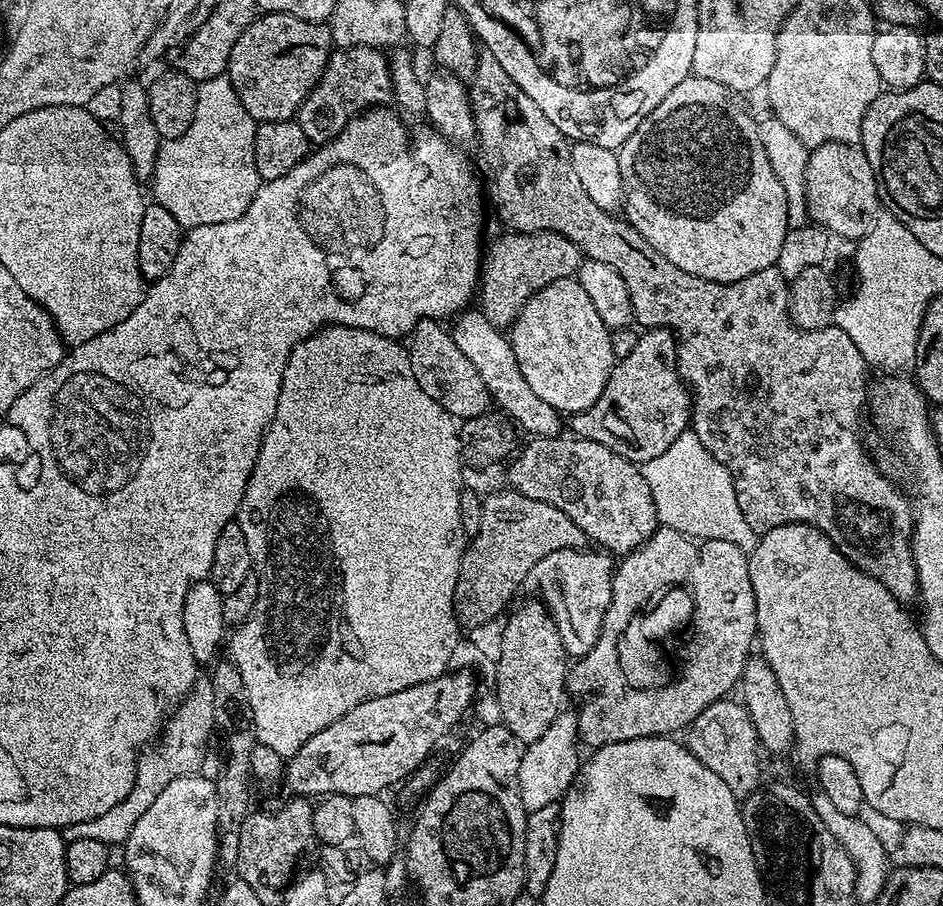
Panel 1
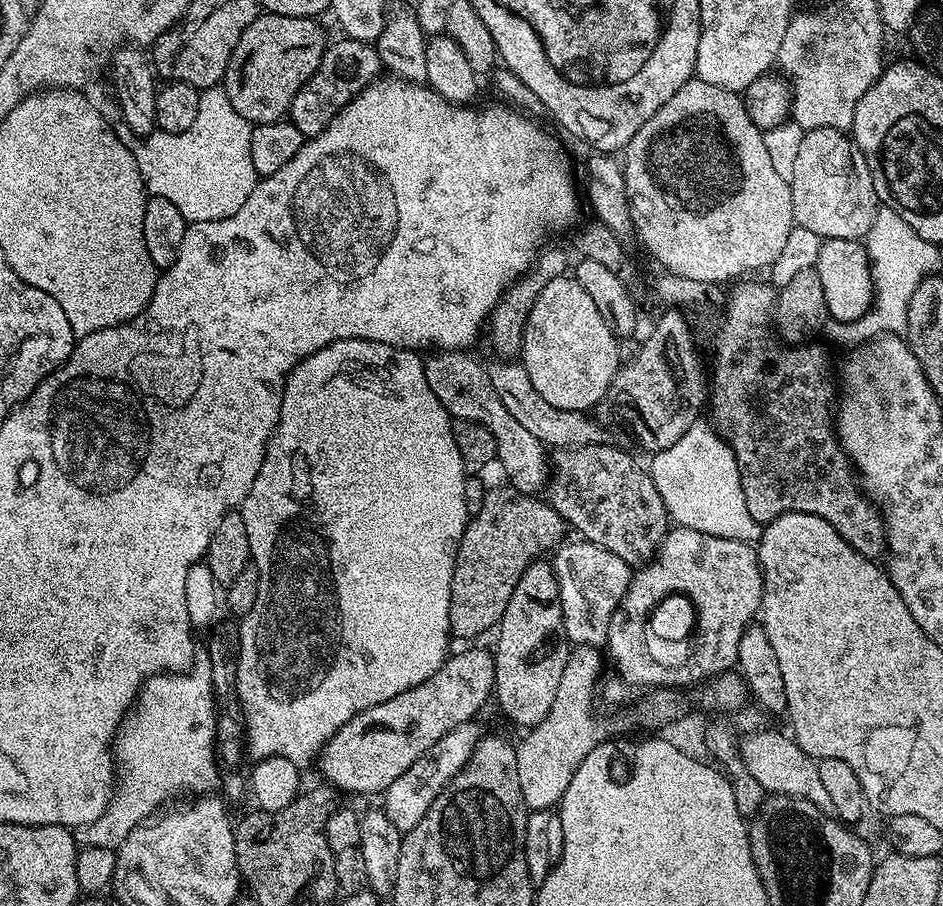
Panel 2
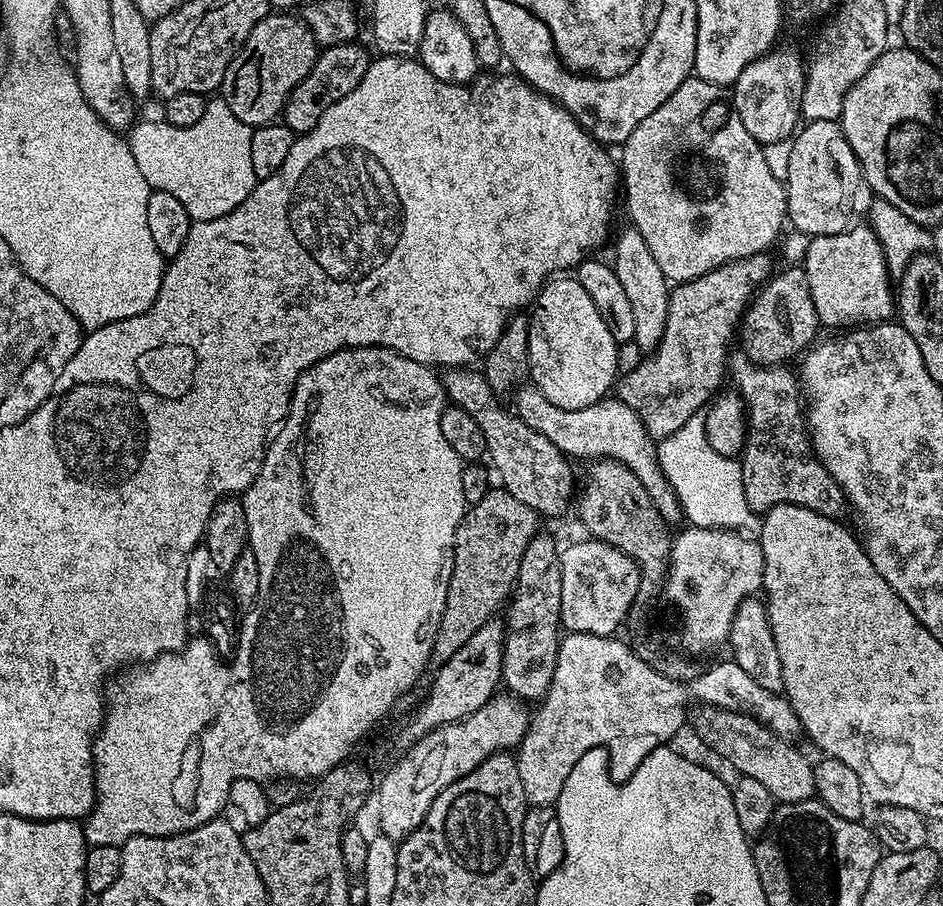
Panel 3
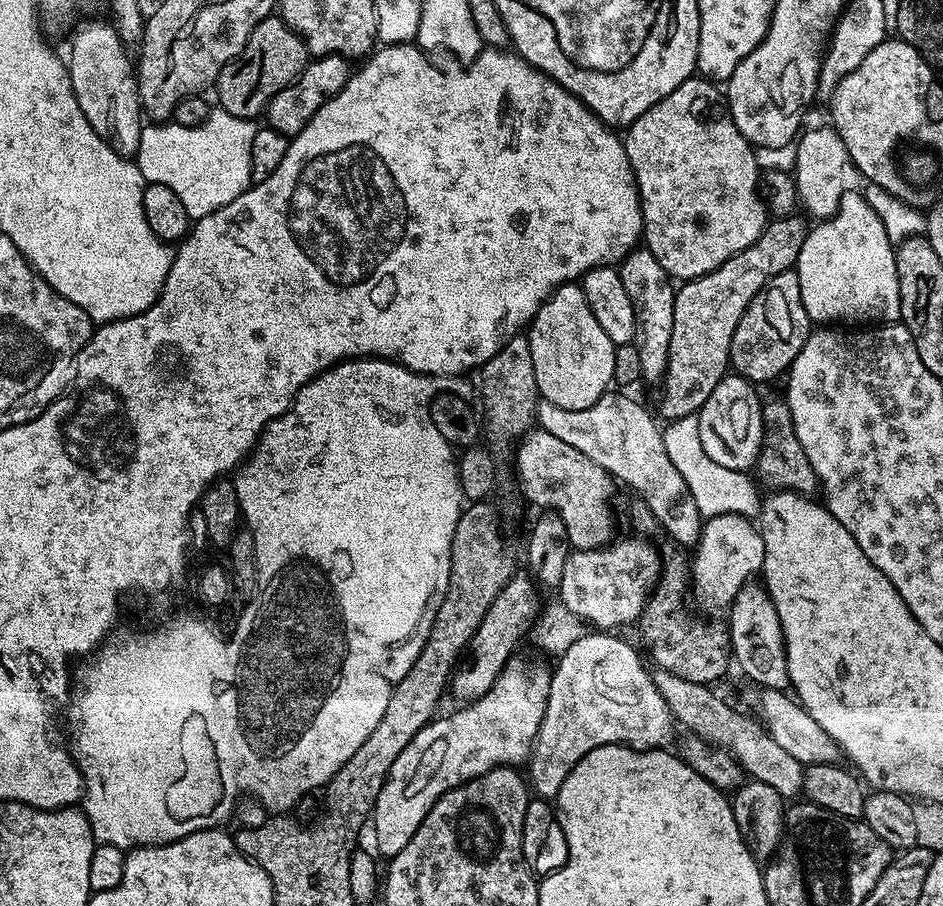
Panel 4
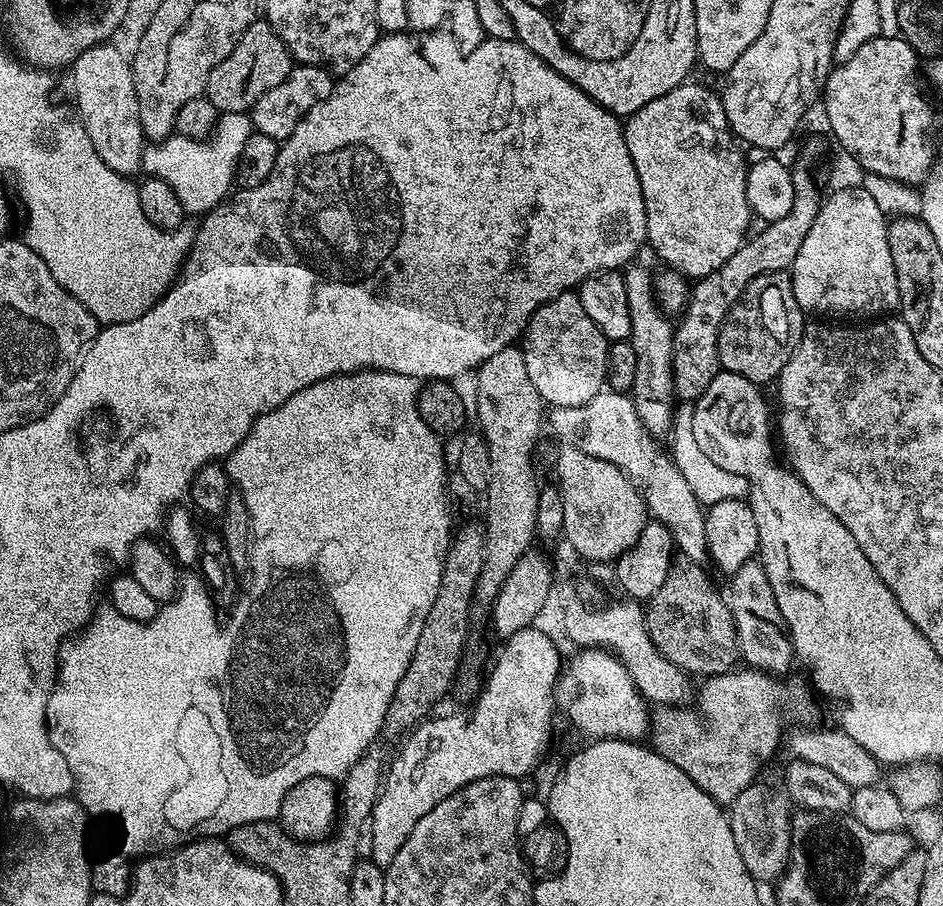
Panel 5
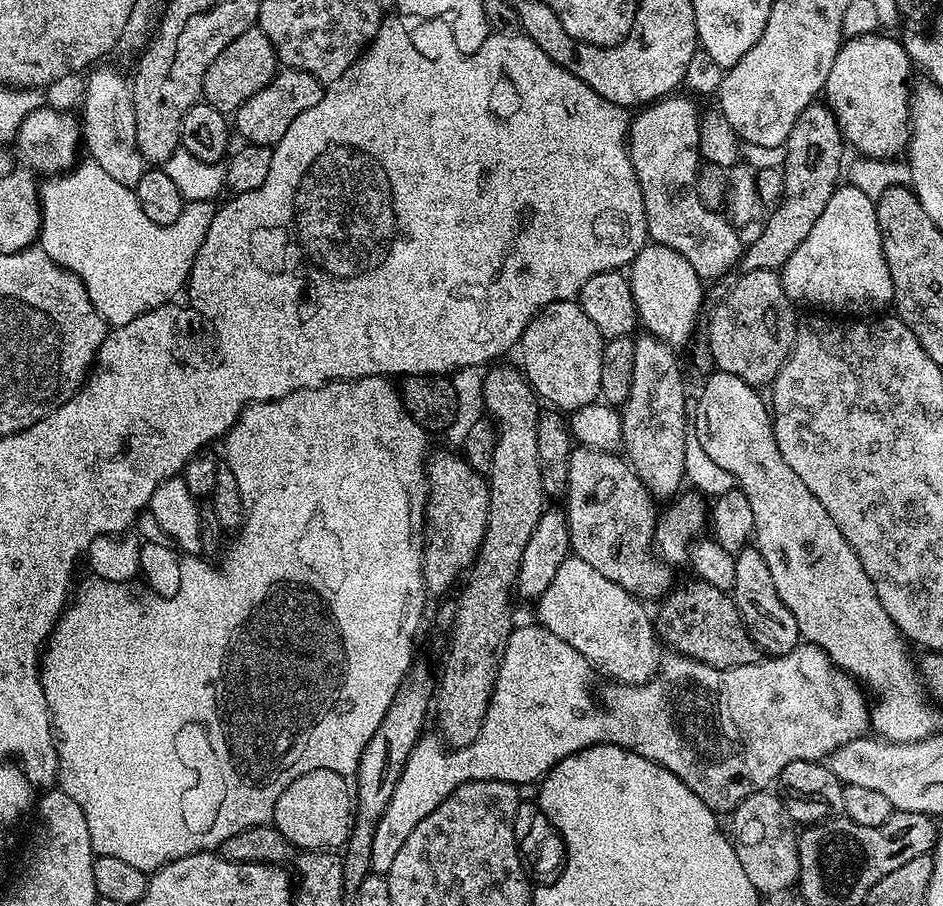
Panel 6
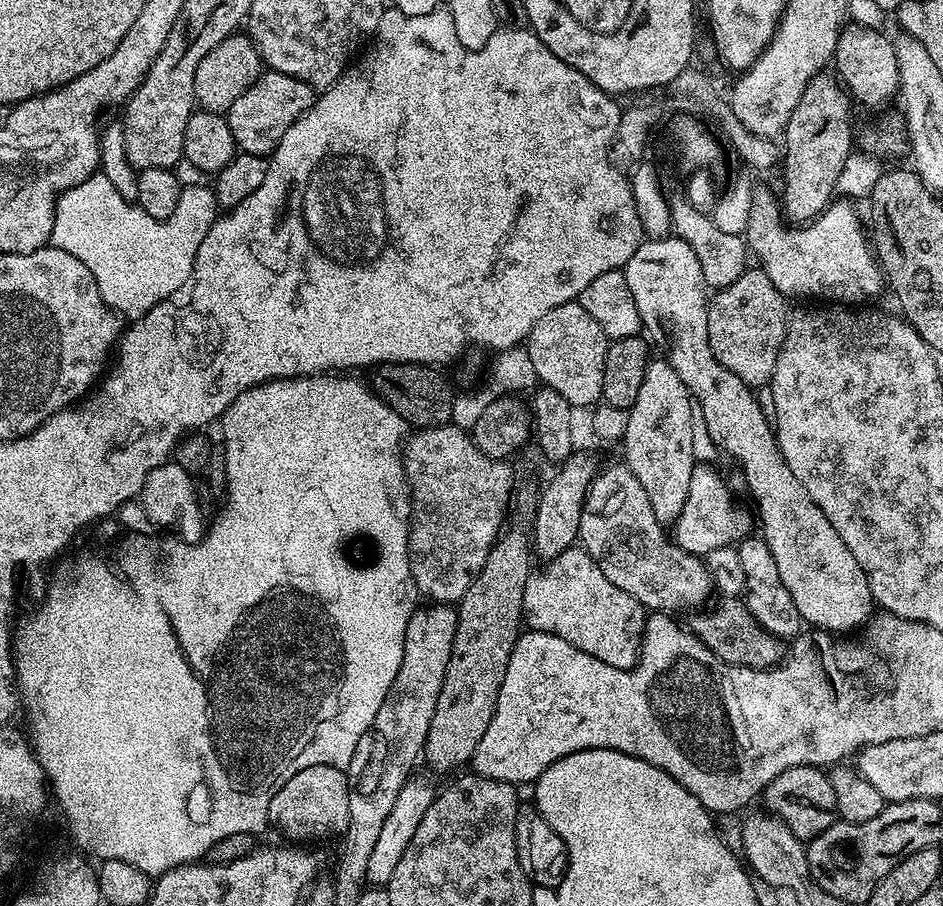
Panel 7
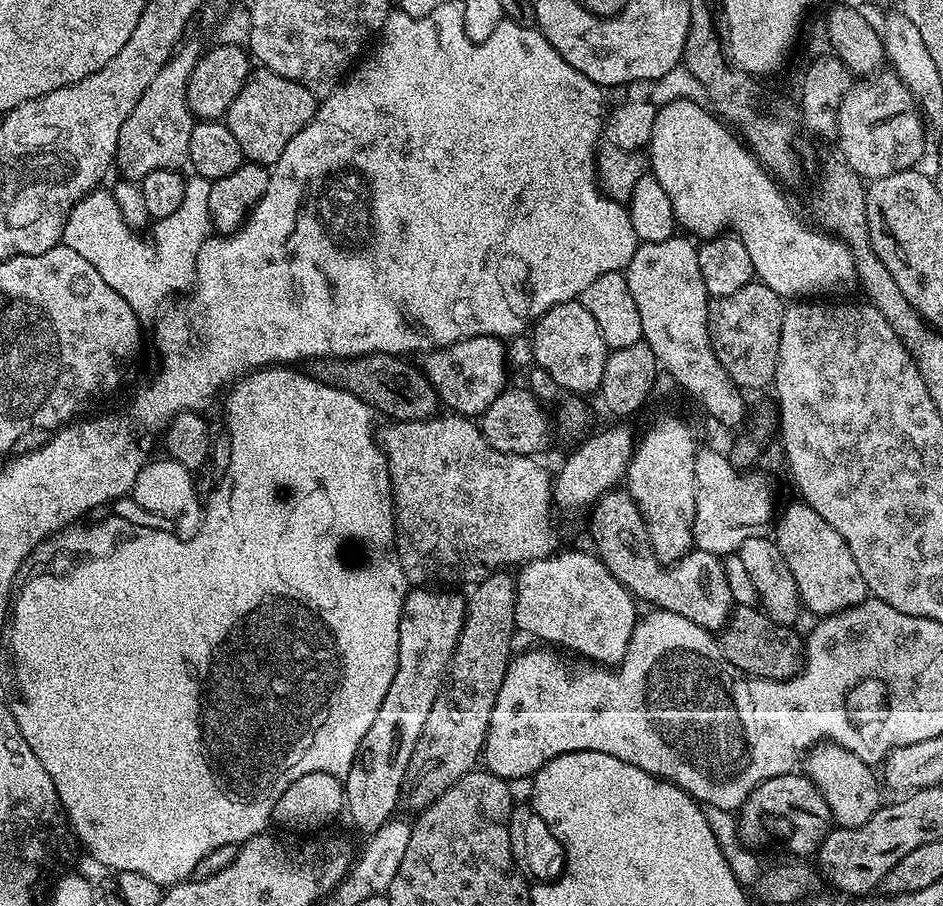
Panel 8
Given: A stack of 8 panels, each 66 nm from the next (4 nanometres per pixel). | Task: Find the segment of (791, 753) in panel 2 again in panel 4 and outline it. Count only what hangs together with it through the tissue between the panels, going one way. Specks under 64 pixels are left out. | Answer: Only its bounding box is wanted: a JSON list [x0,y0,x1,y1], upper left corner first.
[654,671,804,798]

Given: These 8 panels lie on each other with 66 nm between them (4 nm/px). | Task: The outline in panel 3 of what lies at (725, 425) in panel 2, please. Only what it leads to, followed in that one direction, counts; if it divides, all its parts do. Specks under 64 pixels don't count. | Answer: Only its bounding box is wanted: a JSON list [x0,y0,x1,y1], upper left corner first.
[730,354,846,518]

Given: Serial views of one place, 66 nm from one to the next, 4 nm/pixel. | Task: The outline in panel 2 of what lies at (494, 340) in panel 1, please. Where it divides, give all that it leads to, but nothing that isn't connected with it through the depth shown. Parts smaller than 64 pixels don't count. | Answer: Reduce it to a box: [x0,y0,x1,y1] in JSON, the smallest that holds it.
[486,360,603,450]

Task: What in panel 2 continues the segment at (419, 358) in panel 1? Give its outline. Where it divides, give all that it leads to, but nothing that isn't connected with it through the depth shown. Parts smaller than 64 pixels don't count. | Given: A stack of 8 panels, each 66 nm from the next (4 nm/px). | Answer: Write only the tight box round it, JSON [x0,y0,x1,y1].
[424,350,550,494]

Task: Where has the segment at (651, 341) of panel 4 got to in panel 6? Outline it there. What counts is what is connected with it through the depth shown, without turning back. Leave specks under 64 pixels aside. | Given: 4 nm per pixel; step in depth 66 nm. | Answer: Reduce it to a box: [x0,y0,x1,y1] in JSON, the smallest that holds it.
[622,334,690,498]

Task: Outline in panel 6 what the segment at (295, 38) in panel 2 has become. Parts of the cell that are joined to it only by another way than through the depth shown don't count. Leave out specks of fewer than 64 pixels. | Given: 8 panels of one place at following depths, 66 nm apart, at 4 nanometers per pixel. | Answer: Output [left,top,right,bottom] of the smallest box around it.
[203,26,277,113]

